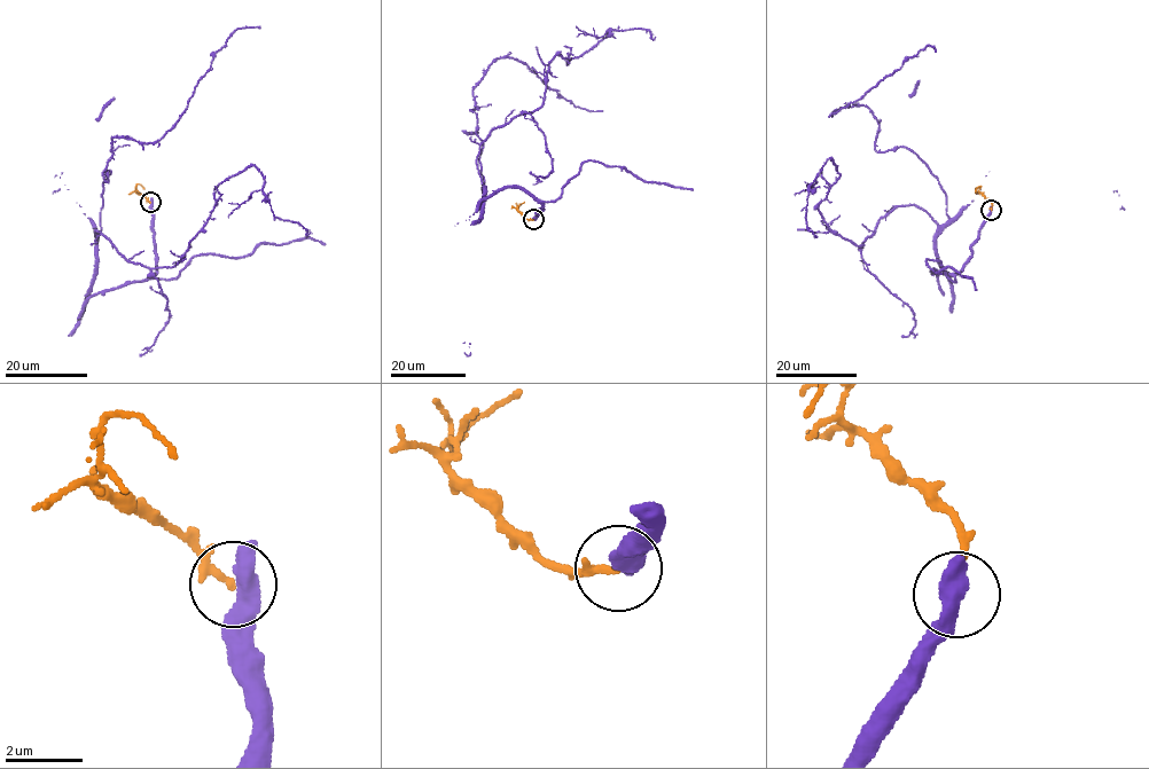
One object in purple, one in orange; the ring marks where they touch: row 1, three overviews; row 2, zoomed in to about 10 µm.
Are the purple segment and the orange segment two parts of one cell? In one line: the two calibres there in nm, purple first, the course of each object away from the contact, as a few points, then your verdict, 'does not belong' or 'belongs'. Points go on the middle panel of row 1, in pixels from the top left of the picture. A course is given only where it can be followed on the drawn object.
650/150 nm | purple via (533, 219), (542, 205), (518, 188), (484, 201), (470, 109), (487, 67), (521, 61), (579, 108), (602, 110) | orange via (533, 219), (526, 219), (517, 209), (524, 202) | does not belong

